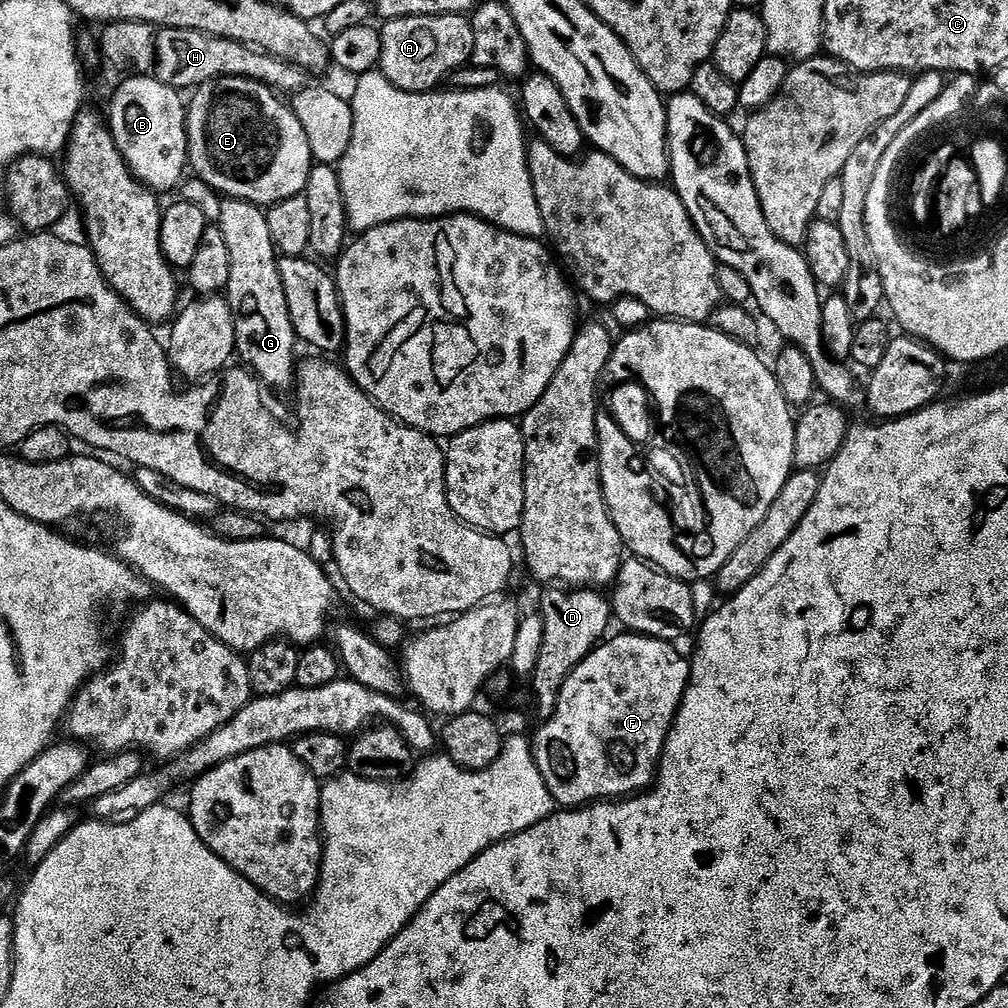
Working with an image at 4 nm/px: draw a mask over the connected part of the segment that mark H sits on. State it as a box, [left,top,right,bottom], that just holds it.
[154,28,305,94]

